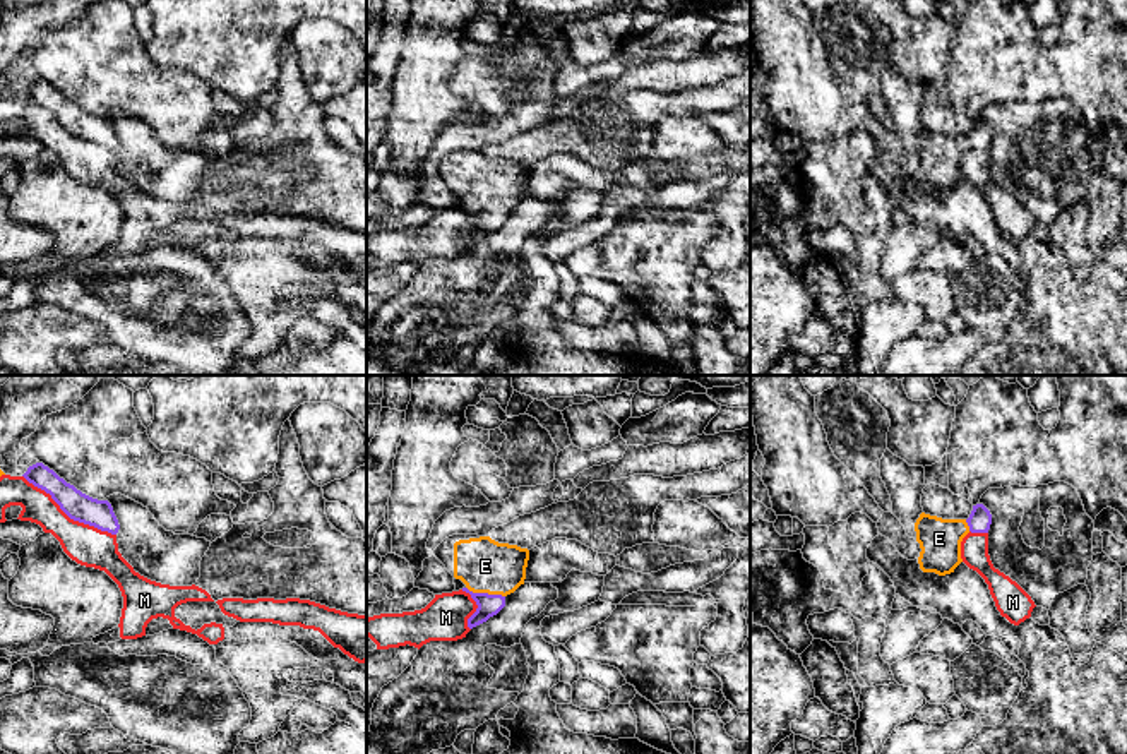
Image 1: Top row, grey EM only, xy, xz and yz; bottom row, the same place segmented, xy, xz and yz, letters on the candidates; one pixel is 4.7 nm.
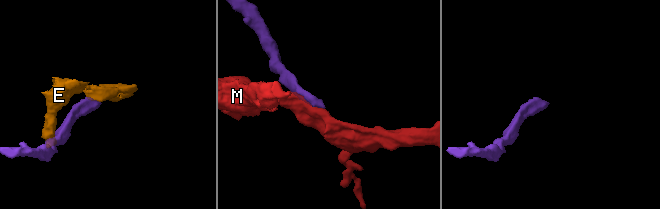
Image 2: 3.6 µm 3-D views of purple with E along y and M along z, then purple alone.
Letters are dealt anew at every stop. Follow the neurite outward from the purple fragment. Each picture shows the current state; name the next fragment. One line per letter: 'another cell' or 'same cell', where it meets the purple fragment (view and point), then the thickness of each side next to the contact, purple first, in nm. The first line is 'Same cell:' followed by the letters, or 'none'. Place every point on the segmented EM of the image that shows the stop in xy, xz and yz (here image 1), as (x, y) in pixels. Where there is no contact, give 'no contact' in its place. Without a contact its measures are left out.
Same cell: E
E: same cell; meets purple in xz at (485, 593); 110 nm thick on the purple side, 260 nm on the other
M: another cell; meets purple in xy at (69, 516); 140 nm thick on the purple side, 190 nm on the other

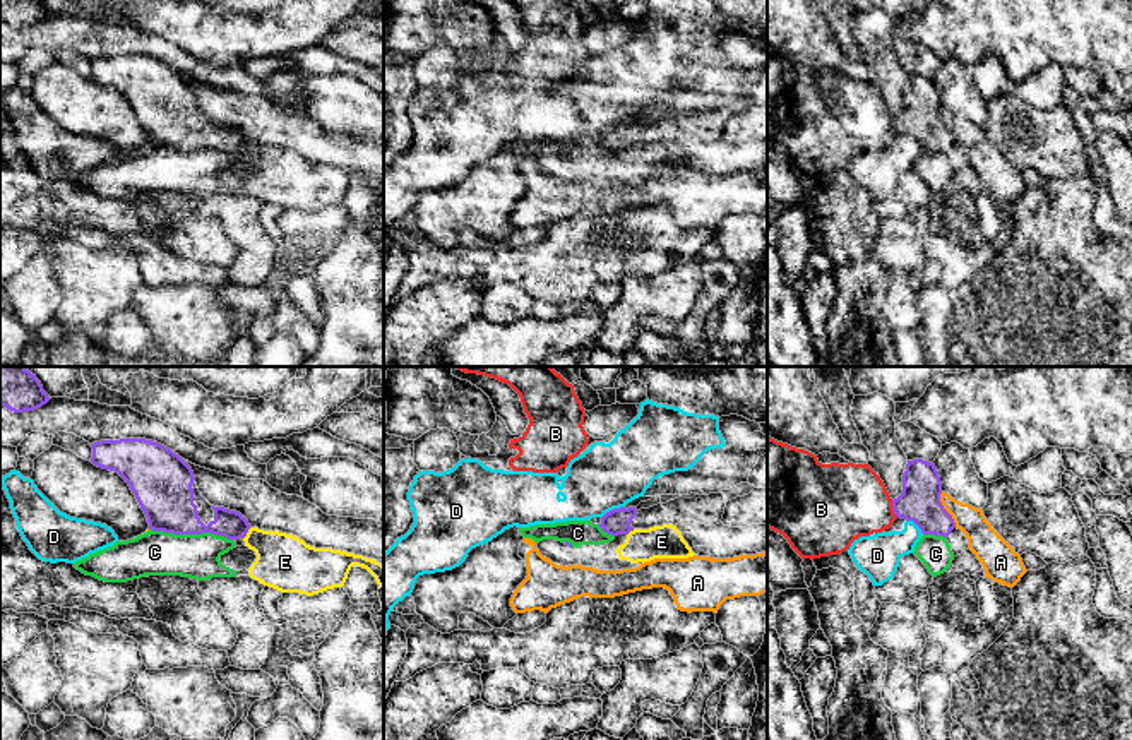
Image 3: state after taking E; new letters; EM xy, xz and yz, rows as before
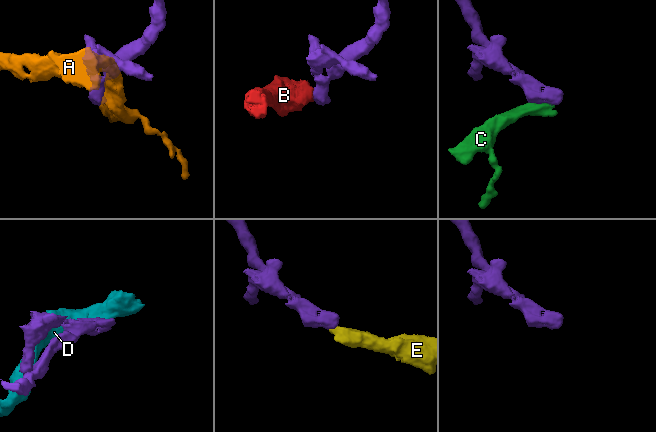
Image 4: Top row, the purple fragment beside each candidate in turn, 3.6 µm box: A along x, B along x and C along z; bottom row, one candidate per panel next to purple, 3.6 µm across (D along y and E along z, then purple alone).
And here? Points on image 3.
Same cell: none
A: another cell; meets purple in yz at (944, 509); 190 nm thick on the purple side, 150 nm on the other
B: another cell; meets purple in yz at (893, 507); 190 nm thick on the purple side, 360 nm on the other
C: another cell; meets purple in xy at (190, 533); 280 nm thick on the purple side, 200 nm on the other
D: another cell; meets purple in xz at (613, 509); 120 nm thick on the purple side, 320 nm on the other
E: another cell; meets purple in xy at (247, 531); 140 nm thick on the purple side, 260 nm on the other

